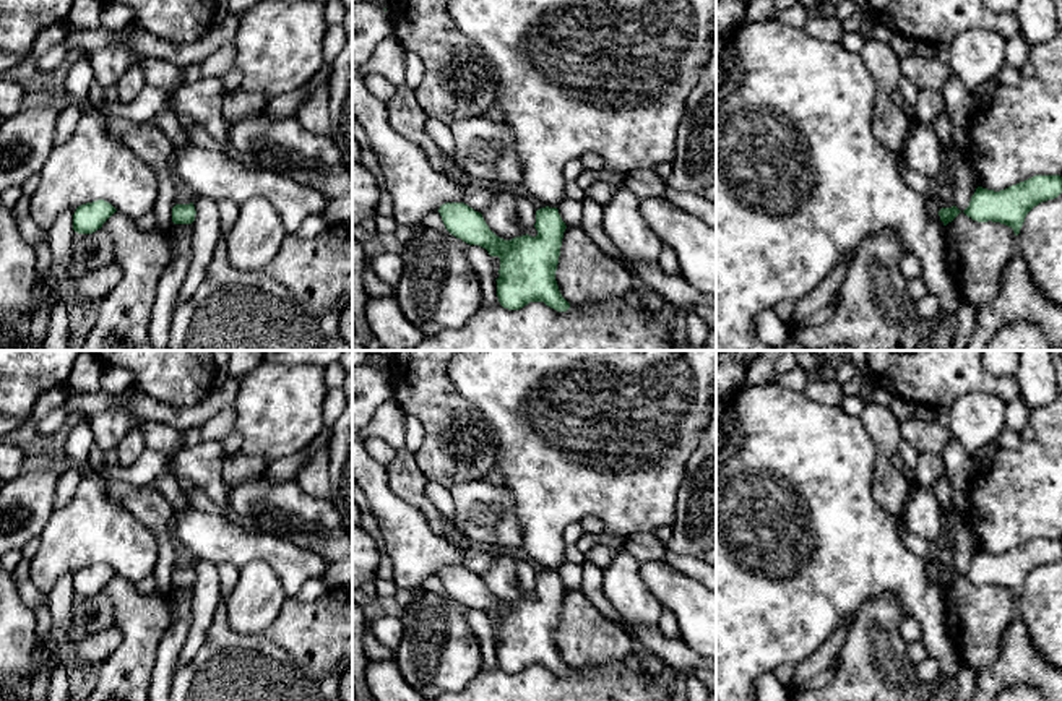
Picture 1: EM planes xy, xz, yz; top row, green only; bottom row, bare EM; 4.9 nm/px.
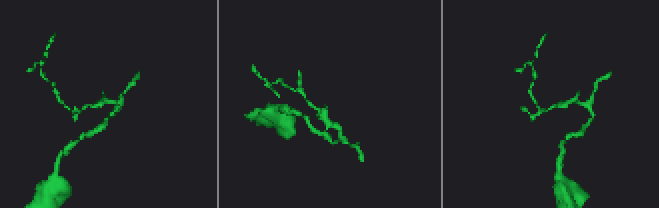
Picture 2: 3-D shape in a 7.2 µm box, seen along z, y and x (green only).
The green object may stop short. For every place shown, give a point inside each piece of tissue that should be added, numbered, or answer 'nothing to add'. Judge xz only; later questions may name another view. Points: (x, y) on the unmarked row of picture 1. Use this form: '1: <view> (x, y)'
nothing to add

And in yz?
nothing to add

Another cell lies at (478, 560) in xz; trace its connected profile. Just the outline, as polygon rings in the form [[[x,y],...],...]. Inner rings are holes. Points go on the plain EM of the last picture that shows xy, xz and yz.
[[[460,547],[464,555],[464,568],[473,571],[474,574],[481,576],[486,573],[486,570],[494,563],[494,557],[497,553],[495,548],[479,548],[479,547]]]

